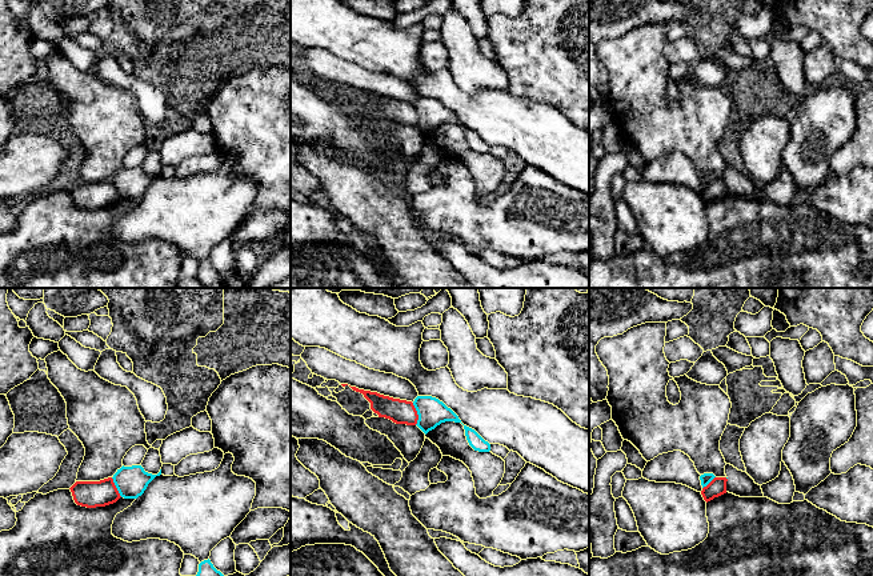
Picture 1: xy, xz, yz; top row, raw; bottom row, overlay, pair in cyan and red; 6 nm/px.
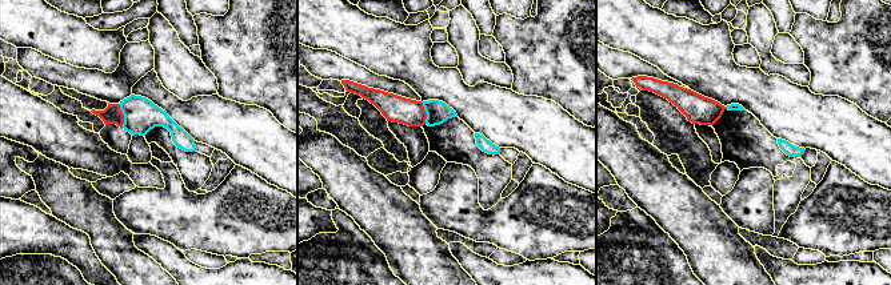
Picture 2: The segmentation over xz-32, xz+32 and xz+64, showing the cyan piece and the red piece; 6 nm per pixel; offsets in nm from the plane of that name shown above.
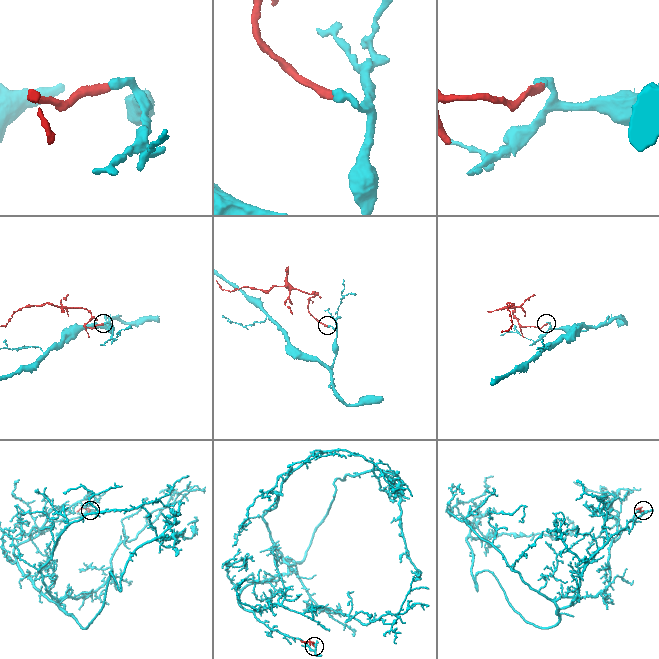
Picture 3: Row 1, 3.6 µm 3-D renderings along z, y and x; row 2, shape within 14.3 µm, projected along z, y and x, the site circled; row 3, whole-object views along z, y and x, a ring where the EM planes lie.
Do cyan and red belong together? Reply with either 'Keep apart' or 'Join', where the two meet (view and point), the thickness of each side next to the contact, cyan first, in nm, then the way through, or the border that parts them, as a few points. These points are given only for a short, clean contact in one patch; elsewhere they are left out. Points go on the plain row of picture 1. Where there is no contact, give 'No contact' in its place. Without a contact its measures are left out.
Keep apart. Touches cyan at xz (417, 115). Thickness 170 nm (cyan) against 140 nm. Boundary: xz (412, 104), (417, 116), (416, 126)

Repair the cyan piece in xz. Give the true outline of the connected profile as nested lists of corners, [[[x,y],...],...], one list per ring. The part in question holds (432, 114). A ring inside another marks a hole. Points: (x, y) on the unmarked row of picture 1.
[[[417,97],[413,103],[417,112],[417,128],[427,136],[445,123],[461,124],[458,117],[442,103],[432,97]]]

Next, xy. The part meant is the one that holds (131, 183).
[[[141,167],[121,168],[113,176],[113,184],[124,200],[137,200],[144,195],[148,185],[161,176],[161,171],[157,176],[152,176],[144,172]]]

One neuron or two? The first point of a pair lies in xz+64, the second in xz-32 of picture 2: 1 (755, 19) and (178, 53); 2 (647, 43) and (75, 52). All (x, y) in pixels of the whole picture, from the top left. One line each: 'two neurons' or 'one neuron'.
1: one neuron
2: one neuron

